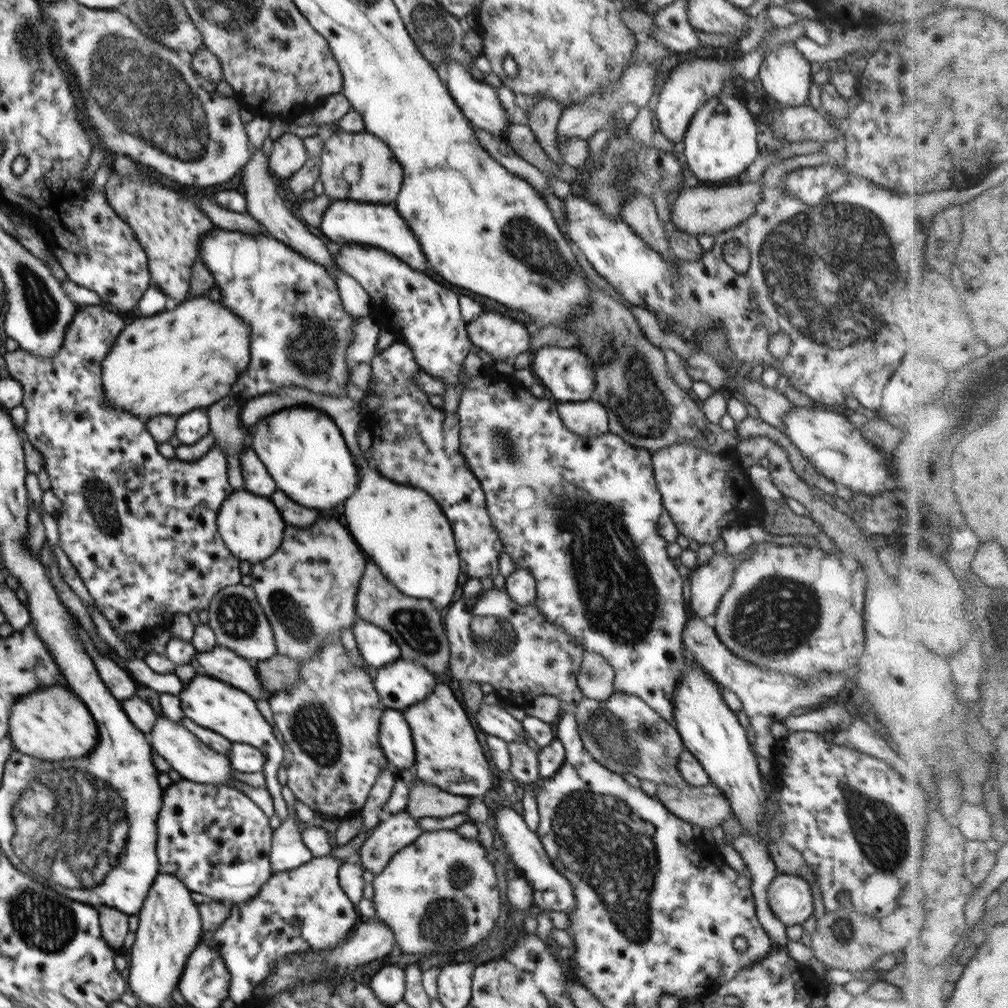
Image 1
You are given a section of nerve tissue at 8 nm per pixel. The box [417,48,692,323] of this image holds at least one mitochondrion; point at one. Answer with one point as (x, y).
(526, 240)

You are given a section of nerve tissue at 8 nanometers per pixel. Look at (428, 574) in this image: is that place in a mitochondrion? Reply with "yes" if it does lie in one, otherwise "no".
no

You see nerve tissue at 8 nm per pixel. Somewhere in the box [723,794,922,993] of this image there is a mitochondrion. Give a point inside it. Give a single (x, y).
(844, 931)

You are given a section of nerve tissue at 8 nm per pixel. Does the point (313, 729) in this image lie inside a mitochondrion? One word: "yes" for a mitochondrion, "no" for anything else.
yes

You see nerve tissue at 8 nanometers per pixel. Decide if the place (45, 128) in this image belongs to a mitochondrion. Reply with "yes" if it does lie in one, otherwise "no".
no

